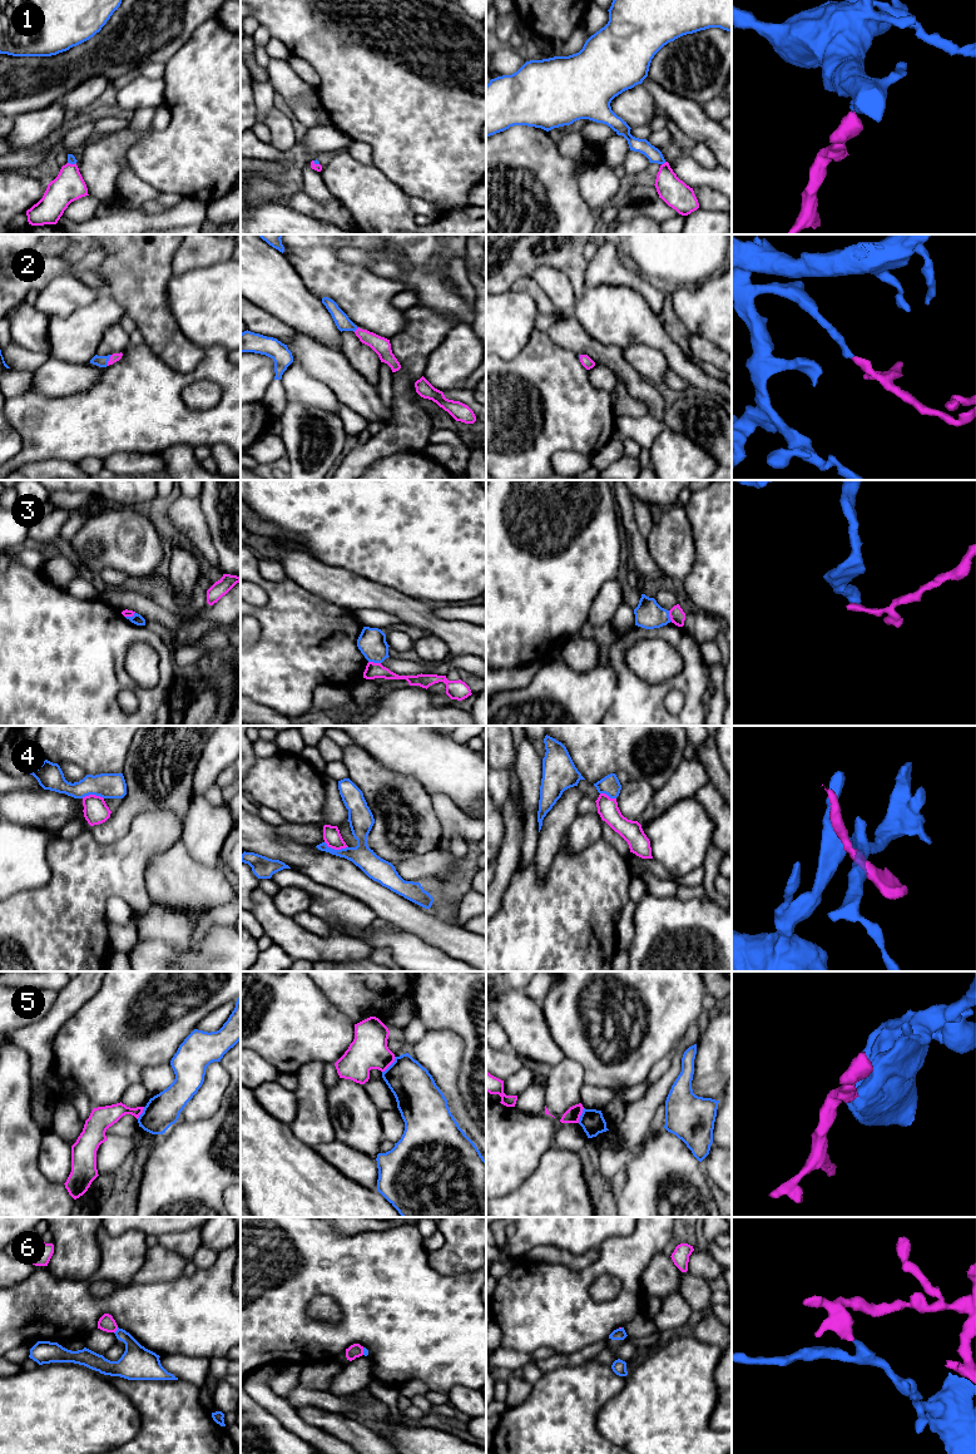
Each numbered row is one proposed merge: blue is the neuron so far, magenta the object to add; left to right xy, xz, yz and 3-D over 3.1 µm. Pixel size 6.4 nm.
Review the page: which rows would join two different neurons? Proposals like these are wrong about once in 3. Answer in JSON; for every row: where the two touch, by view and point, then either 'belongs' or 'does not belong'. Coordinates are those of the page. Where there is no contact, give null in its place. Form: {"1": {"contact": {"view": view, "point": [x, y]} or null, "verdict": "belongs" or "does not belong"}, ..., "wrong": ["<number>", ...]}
{"1": {"contact": {"view": "yz", "point": [663, 163]}, "verdict": "belongs"}, "2": {"contact": {"view": "xy", "point": [108, 360]}, "verdict": "belongs"}, "3": {"contact": {"view": "xz", "point": [375, 662]}, "verdict": "does not belong"}, "4": {"contact": {"view": "xz", "point": [336, 850]}, "verdict": "belongs"}, "5": {"contact": {"view": "xz", "point": [391, 1064]}, "verdict": "does not belong"}, "6": {"contact": {"view": "xy", "point": [117, 1330]}, "verdict": "does not belong"}, "wrong": ["3", "5", "6"]}

